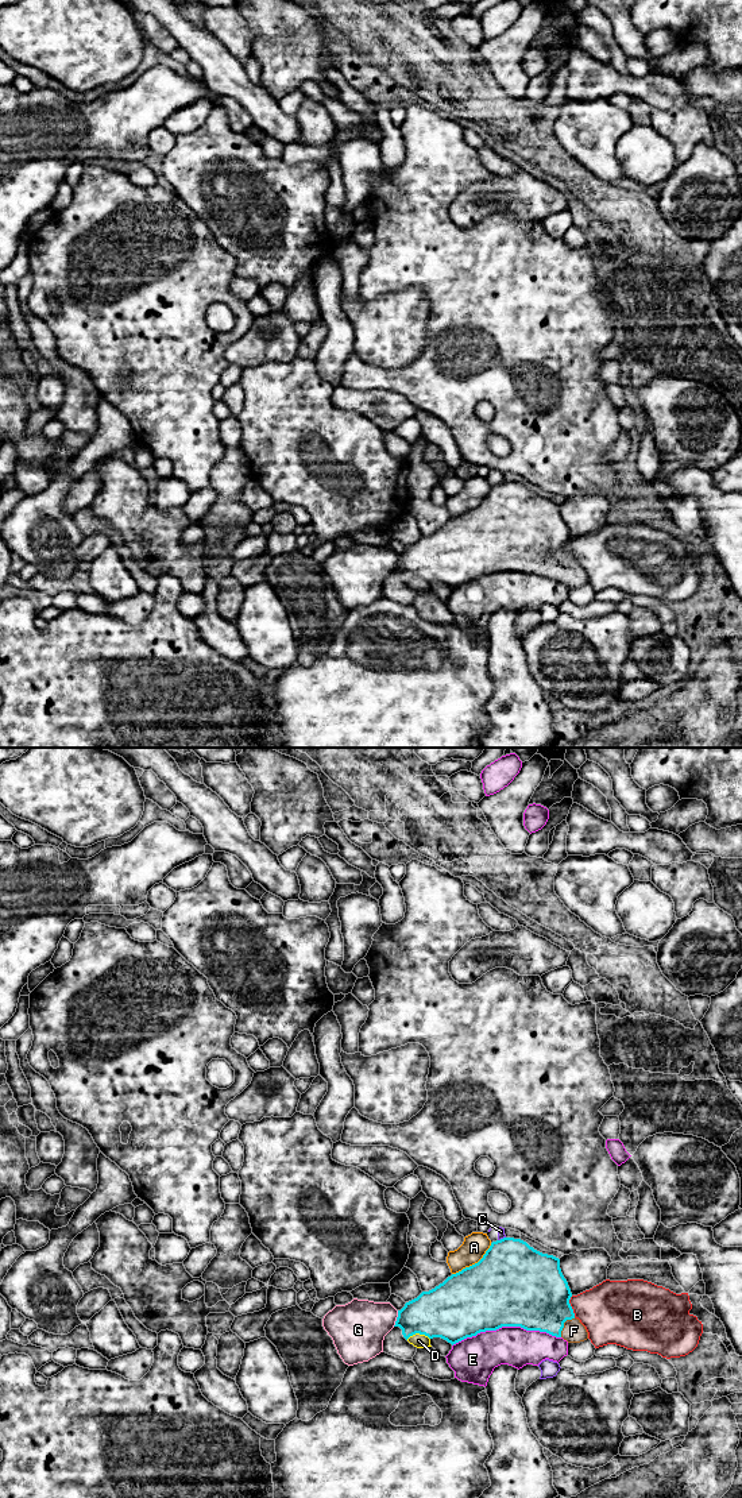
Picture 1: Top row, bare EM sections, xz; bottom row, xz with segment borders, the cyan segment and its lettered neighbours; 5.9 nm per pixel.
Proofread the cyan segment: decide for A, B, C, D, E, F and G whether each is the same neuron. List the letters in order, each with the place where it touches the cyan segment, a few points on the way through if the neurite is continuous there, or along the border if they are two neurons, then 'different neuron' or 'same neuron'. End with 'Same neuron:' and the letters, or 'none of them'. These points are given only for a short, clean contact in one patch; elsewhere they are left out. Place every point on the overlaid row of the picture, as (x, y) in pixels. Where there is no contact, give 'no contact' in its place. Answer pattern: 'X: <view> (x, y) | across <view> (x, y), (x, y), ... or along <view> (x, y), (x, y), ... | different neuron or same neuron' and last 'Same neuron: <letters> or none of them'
A: xz (475, 1263) | different neuron
B: xz (571, 1307) | different neuron
C: xz (501, 1239) | different neuron
D: xz (417, 1332) | different neuron
E: xz (506, 1325) | different neuron
F: xz (563, 1324) | across xz (533, 1294), (563, 1324), (574, 1331) | same neuron
G: xz (397, 1319) | different neuron
Same neuron: F

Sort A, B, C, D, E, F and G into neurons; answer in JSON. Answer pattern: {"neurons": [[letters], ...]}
{"neurons": [["A"], ["B"], ["C"], ["D"], ["E"], ["F"], ["G"]]}

